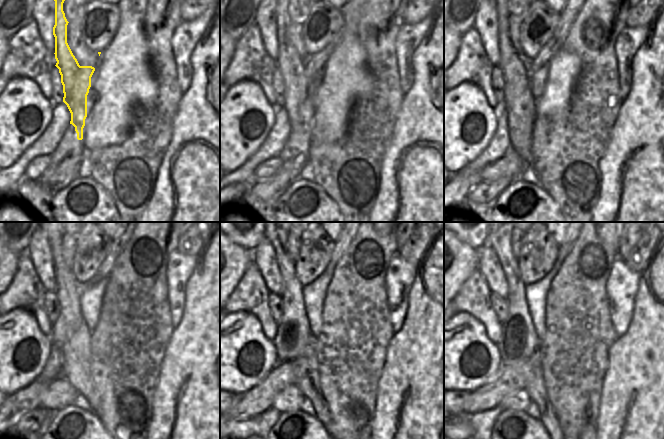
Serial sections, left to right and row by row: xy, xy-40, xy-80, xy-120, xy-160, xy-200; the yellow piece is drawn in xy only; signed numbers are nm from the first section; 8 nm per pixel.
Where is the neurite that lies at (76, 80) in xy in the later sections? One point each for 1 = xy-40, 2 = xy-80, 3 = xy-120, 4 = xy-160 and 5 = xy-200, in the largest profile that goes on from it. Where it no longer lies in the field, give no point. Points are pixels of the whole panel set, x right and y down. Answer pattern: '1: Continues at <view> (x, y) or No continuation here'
1: Continues at xy-40 (301, 76)
2: Continues at xy-80 (521, 106)
3: Continues at xy-120 (76, 352)
4: Continues at xy-160 (305, 373)
5: Continues at xy-200 (535, 388).

